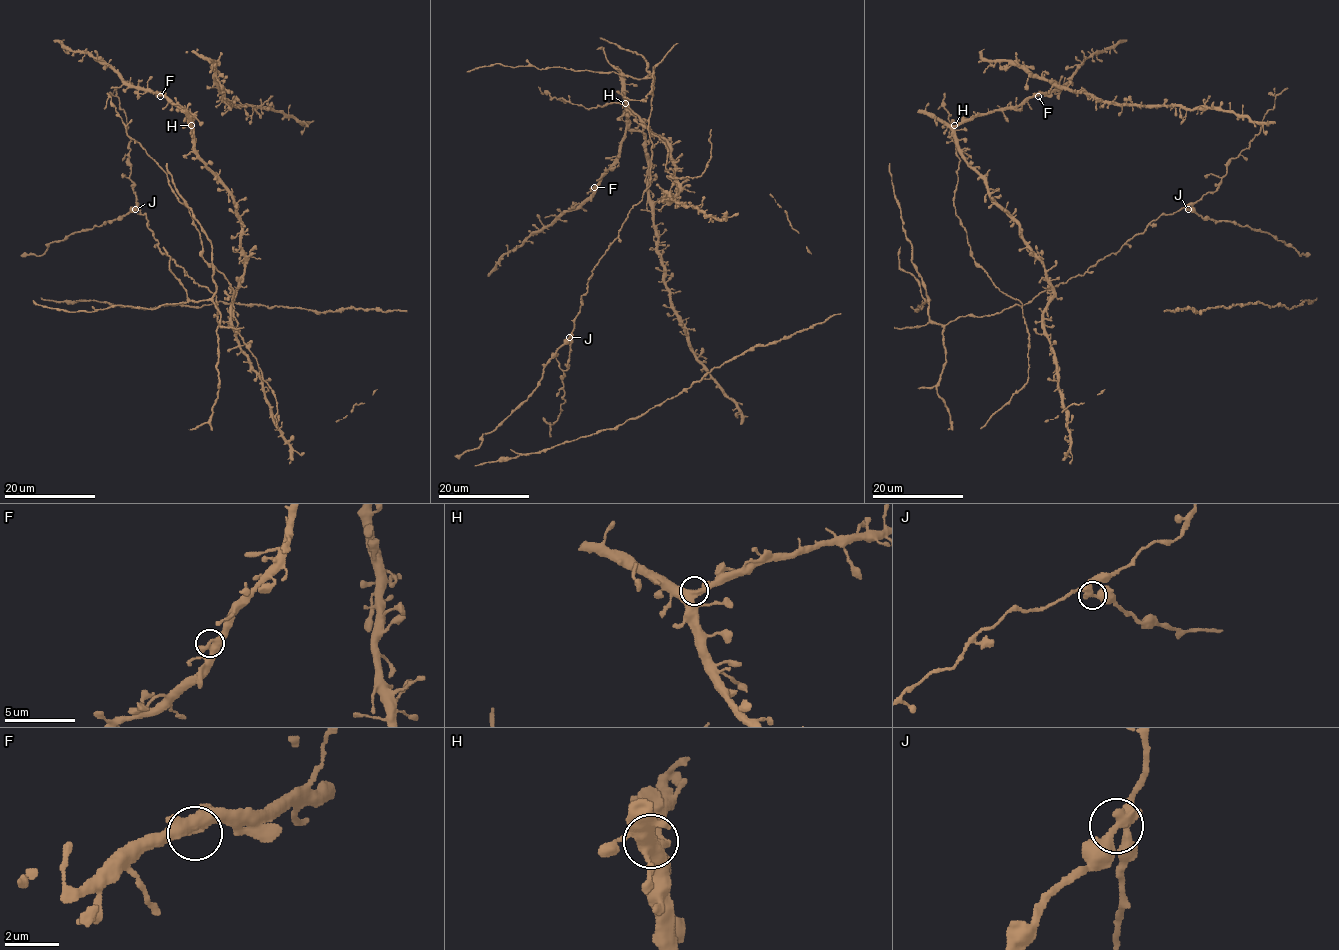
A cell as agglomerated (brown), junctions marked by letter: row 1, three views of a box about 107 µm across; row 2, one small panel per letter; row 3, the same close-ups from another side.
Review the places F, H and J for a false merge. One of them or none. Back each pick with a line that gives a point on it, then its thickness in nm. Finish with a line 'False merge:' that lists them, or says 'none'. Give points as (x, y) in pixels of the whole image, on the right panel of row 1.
J: Place: (1188, 209). Thickness 380 nm
False merge: J

